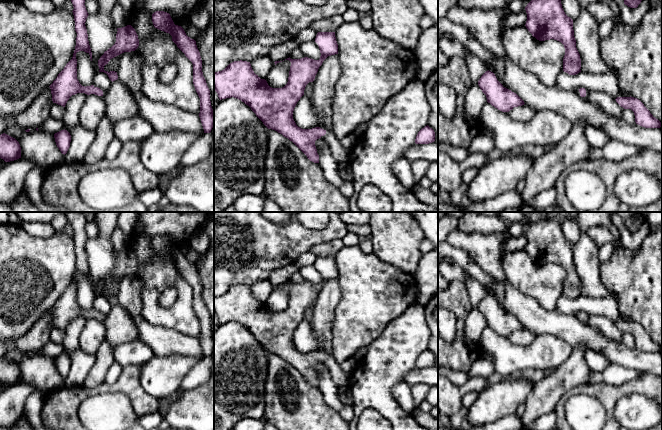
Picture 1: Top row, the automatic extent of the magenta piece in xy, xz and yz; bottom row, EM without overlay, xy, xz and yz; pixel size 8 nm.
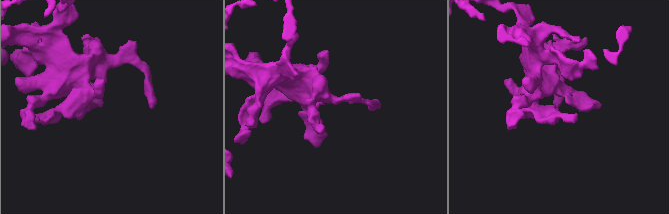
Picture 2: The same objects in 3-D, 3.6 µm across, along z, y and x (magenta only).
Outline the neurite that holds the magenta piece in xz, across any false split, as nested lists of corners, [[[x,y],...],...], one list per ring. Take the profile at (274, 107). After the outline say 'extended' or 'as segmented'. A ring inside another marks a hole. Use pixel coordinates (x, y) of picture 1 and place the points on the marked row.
[[[318,32],[315,42],[320,49],[320,59],[308,57],[285,59],[291,62],[287,84],[282,88],[272,88],[265,79],[256,75],[250,62],[234,61],[224,70],[214,72],[214,90],[220,100],[237,98],[248,105],[268,128],[277,131],[292,141],[306,156],[319,163],[315,141],[323,139],[337,163],[349,162],[351,151],[344,148],[334,133],[324,127],[302,129],[293,119],[293,111],[304,95],[309,82],[313,82],[323,61],[338,54],[335,32]]]; extended

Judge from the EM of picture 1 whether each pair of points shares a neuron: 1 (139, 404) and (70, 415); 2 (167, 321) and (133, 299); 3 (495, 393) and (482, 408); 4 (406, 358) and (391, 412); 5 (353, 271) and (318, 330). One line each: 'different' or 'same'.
1: same
2: different
3: same
4: same
5: different

